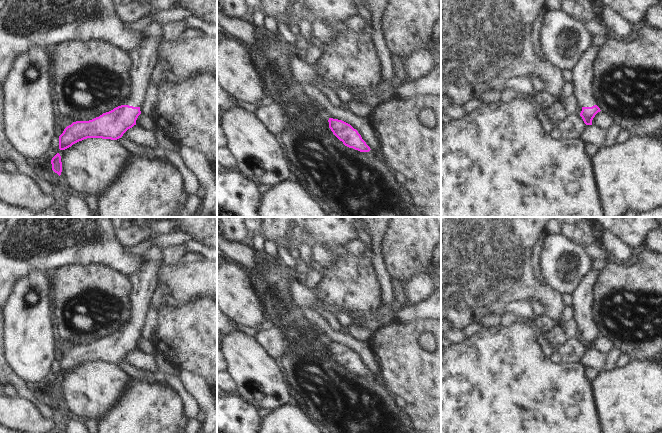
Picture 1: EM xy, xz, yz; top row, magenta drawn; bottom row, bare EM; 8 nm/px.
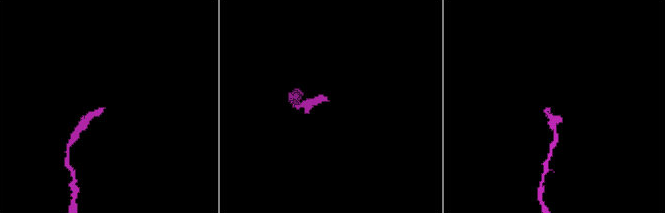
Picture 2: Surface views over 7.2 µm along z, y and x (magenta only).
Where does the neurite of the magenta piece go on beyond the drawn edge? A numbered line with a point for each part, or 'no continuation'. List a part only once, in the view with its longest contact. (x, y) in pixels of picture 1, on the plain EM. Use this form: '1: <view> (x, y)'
1: xy (144, 282)

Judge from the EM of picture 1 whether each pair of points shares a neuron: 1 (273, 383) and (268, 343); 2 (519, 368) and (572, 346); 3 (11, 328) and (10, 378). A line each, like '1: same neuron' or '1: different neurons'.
1: different neurons
2: different neurons
3: different neurons

